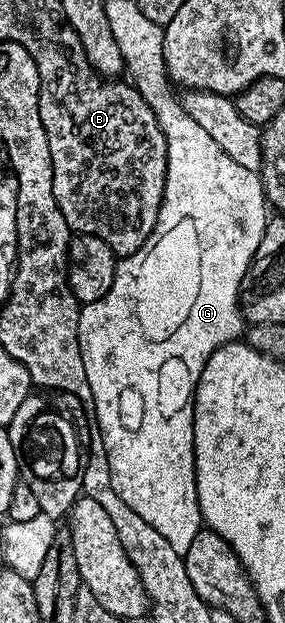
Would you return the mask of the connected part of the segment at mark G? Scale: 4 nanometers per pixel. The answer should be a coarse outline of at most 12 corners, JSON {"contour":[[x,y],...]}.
{"contour":[[153,106],[165,192],[81,307],[107,482],[185,556],[193,395],[267,187]]}

